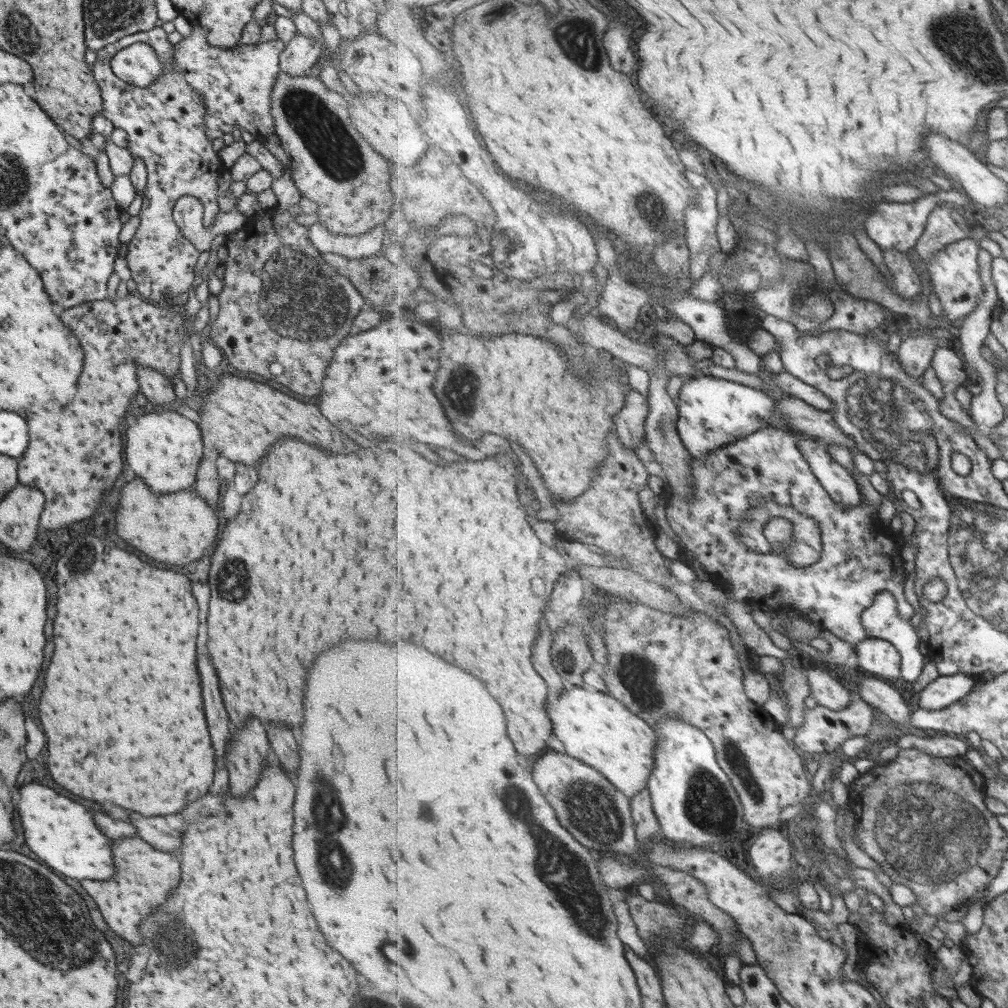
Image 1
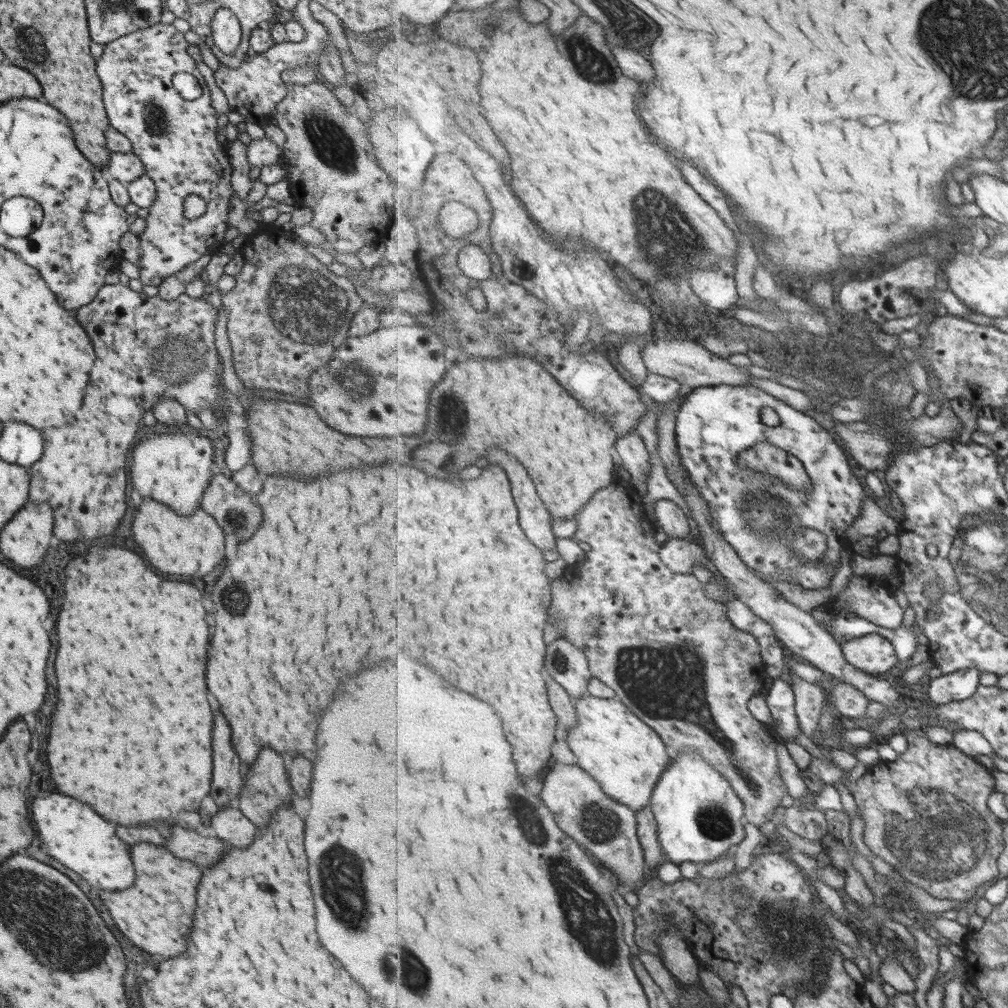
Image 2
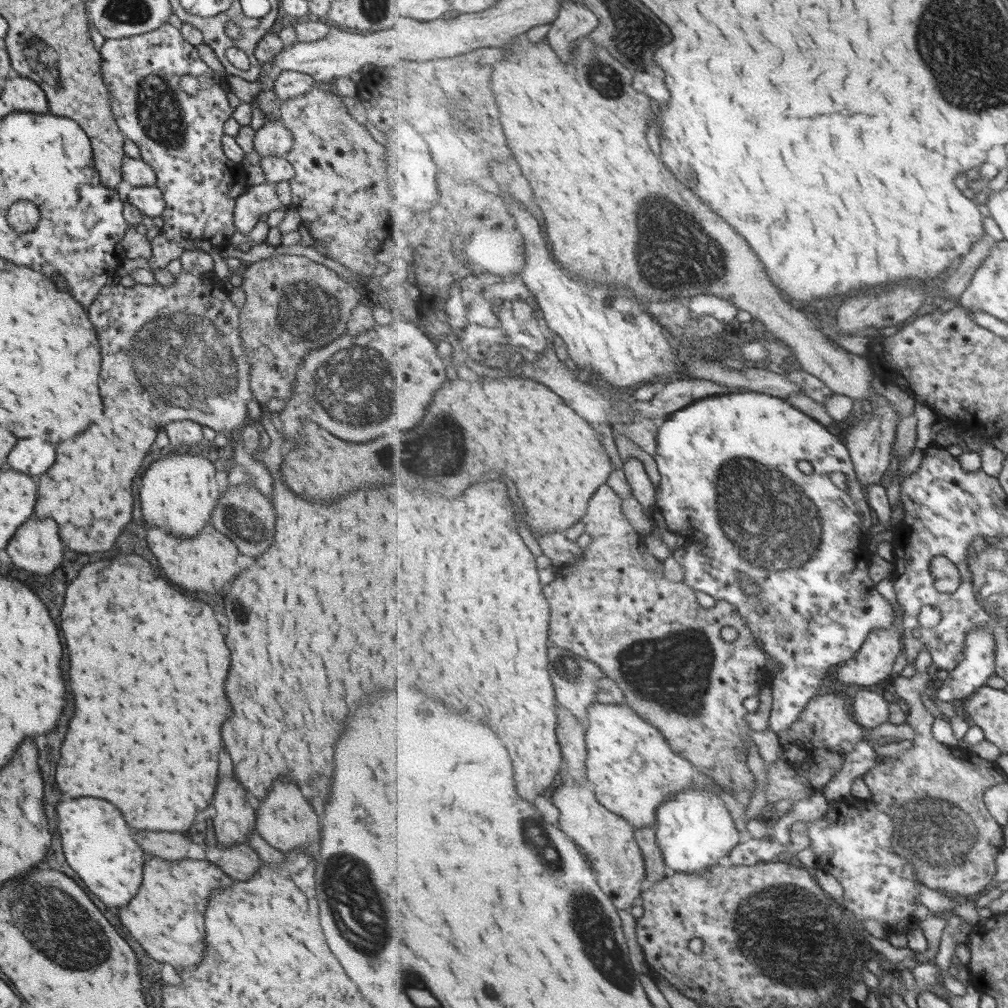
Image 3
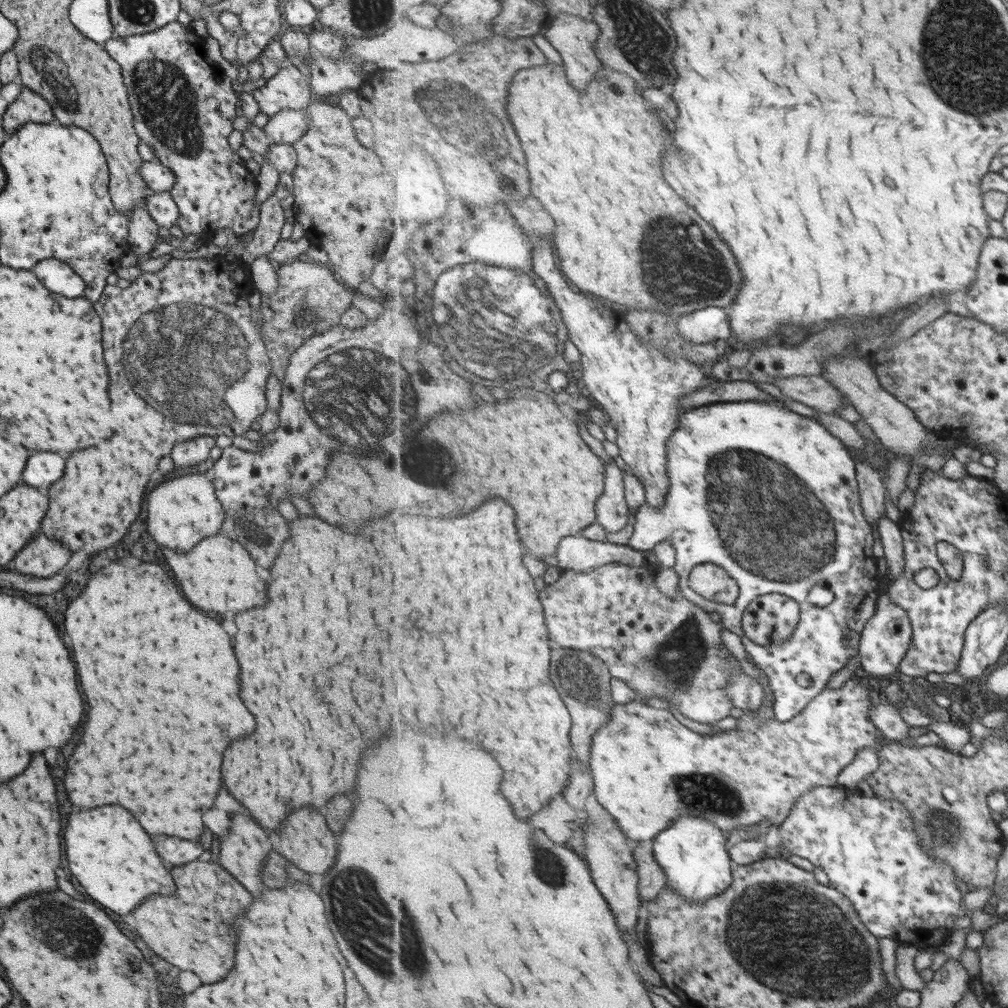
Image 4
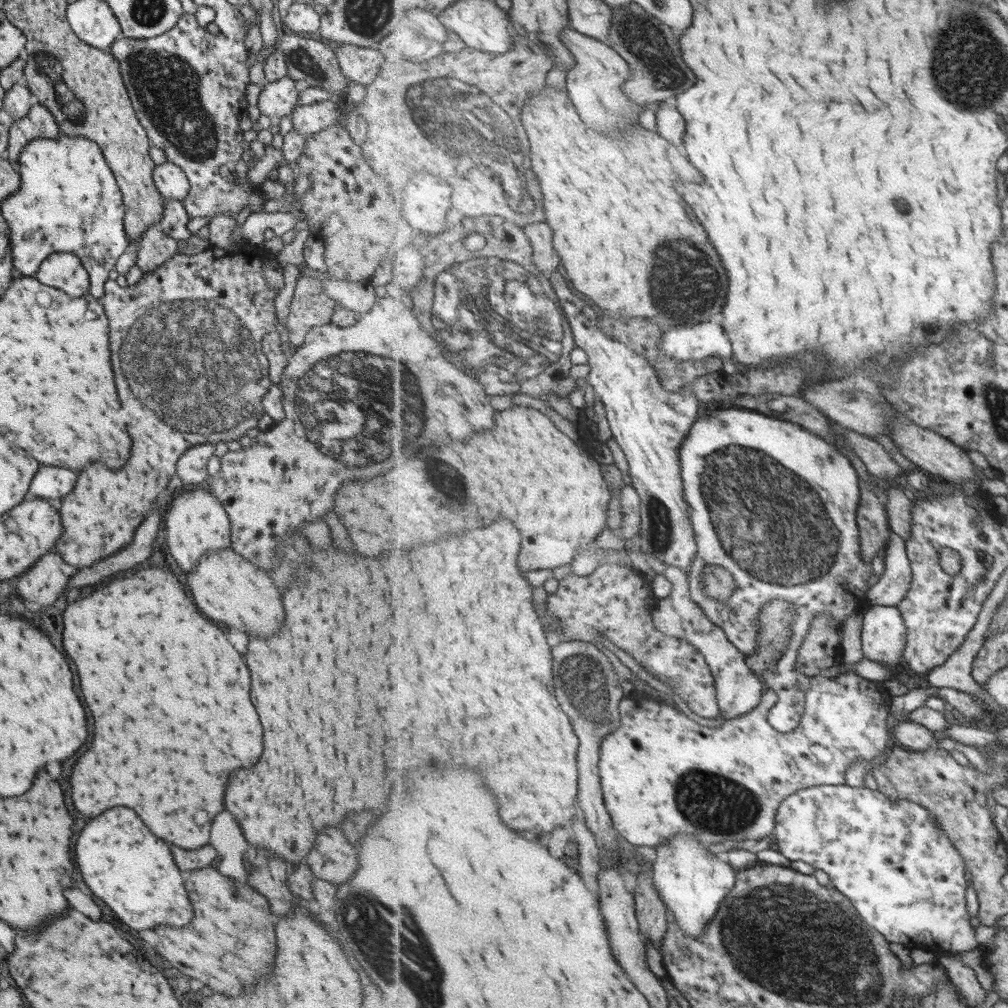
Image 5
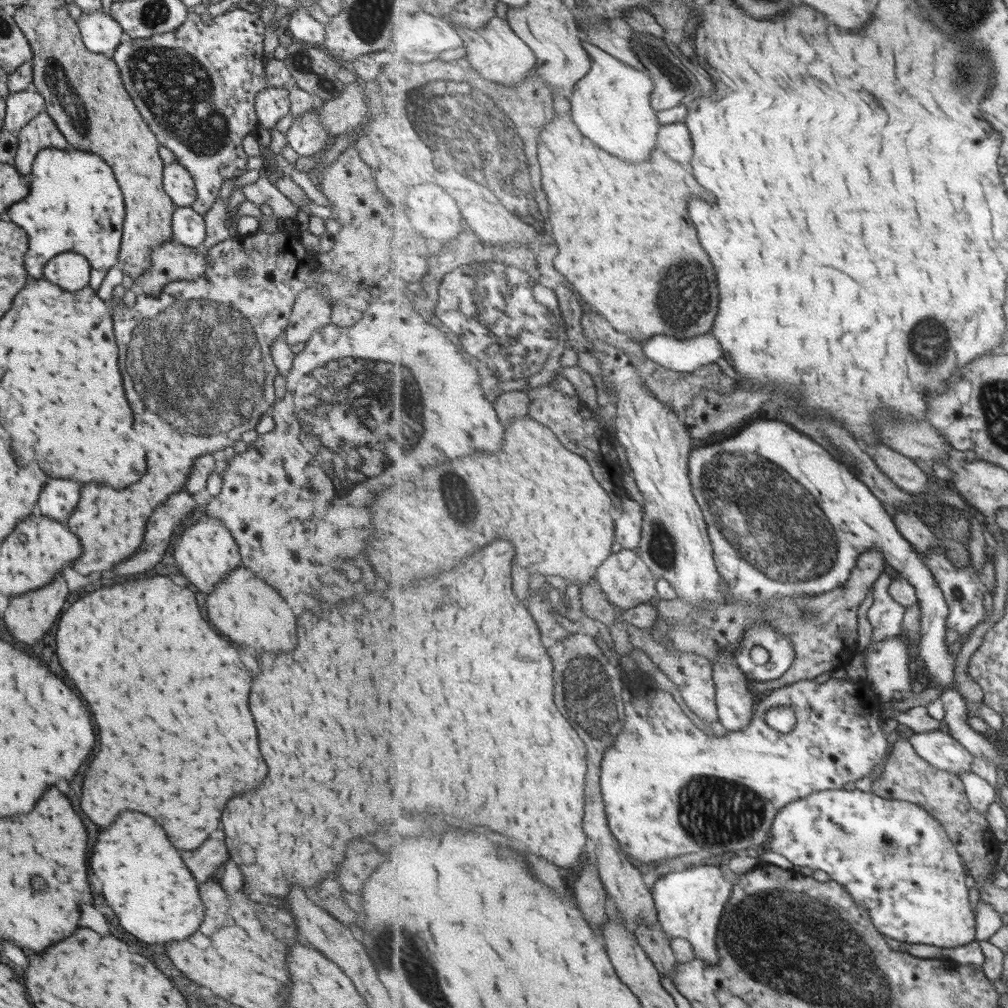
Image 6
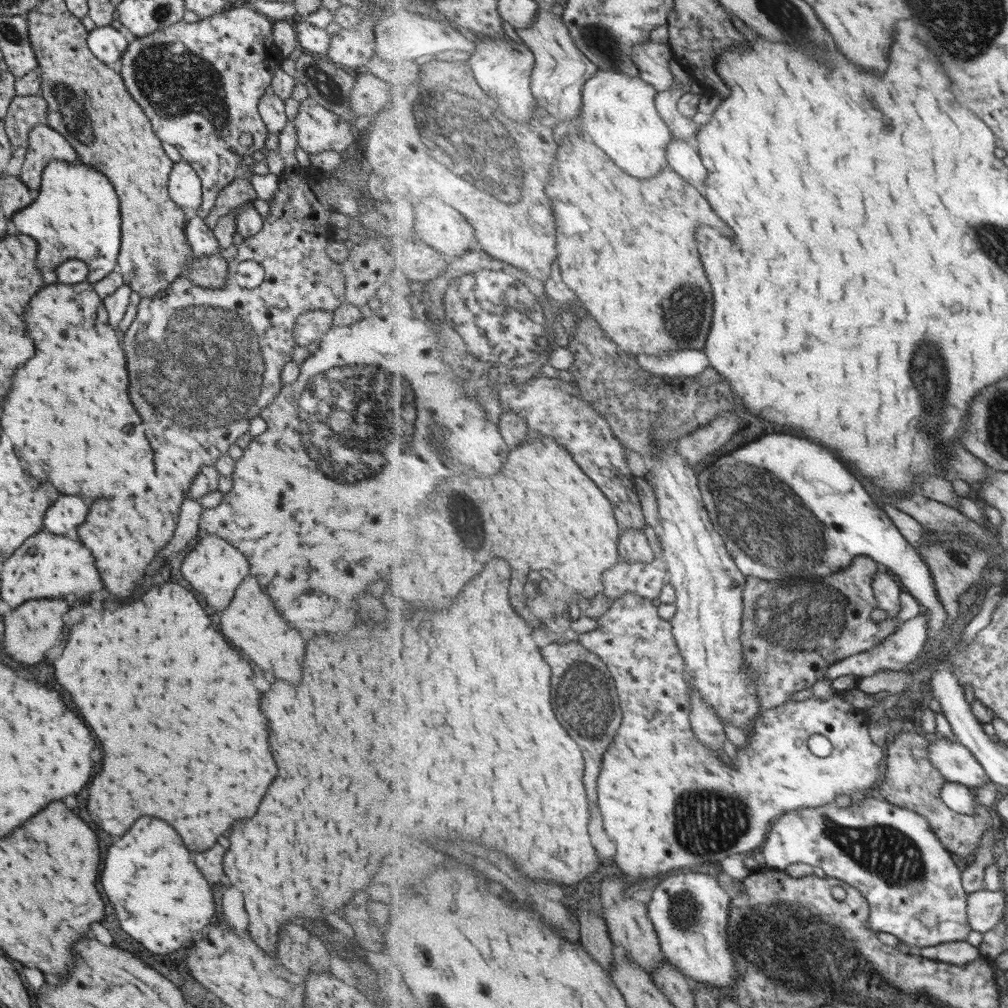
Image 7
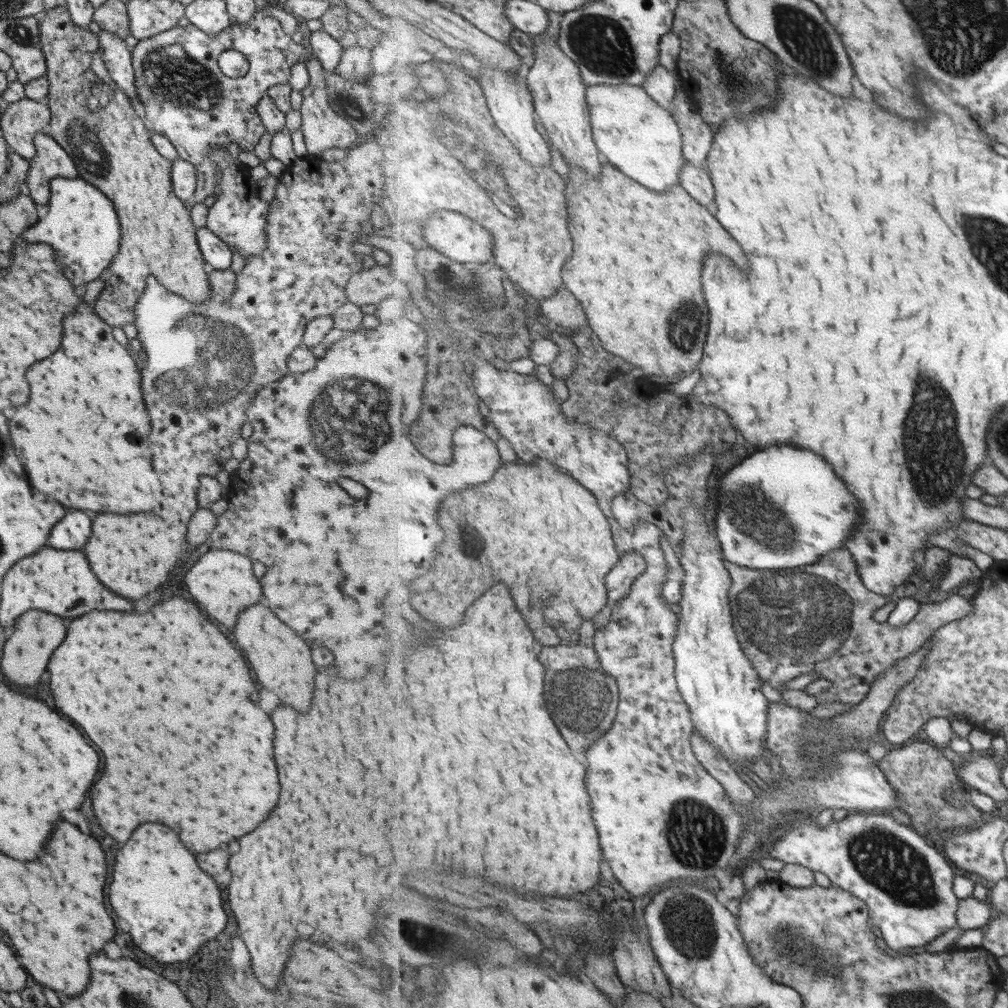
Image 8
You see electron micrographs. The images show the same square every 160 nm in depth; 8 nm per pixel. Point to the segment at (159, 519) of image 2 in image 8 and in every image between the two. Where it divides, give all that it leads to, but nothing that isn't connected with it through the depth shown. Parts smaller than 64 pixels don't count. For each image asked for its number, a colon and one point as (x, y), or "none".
3: (204, 563)
4: (217, 573)
5: (226, 588)
6: (268, 625)
7: (250, 621)
8: (277, 655)

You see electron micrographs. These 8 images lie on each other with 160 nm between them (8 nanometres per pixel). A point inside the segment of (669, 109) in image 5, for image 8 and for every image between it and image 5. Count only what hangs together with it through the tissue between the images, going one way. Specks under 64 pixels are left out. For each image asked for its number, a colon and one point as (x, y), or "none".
6: (675, 139)
7: (684, 158)
8: (698, 181)

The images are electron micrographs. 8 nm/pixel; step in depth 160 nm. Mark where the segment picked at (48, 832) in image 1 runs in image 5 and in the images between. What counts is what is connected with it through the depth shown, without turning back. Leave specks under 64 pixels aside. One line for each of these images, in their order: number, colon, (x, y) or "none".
2: (70, 832)
3: (96, 843)
4: (107, 851)
5: (122, 863)

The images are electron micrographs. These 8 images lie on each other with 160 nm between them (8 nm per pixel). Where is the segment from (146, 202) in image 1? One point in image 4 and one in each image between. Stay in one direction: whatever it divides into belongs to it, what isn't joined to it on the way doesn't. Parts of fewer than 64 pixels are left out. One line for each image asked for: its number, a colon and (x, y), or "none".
2: (175, 140)
3: (178, 136)
4: (184, 115)

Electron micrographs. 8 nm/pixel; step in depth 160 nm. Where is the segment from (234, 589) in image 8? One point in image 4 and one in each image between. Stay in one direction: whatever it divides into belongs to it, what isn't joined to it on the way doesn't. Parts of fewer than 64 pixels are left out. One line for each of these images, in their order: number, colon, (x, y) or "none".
4: (181, 511)
5: (195, 523)
6: (205, 551)
7: (214, 568)

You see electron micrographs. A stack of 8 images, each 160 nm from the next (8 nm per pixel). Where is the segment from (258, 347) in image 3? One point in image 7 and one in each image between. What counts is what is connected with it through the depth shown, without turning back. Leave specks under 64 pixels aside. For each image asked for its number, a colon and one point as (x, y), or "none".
4: (308, 300)
5: (309, 306)
6: (309, 311)
7: (309, 325)

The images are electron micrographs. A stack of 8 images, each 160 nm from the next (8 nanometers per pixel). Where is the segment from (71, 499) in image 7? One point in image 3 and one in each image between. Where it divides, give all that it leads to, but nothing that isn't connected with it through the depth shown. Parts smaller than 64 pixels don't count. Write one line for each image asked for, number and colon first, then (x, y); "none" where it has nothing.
3: (32, 457)
4: (41, 468)
5: (50, 483)
6: (57, 498)

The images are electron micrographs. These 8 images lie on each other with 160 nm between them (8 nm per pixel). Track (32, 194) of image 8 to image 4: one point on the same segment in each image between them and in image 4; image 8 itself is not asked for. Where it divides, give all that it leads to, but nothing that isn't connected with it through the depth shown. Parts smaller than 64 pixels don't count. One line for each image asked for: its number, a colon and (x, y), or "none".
4: (28, 107)
5: (37, 123)
6: (39, 133)
7: (44, 144)

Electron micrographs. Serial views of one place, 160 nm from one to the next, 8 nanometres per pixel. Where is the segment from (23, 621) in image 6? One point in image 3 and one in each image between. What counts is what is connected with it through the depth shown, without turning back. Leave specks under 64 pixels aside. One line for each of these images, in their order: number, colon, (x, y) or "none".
3: (34, 546)
4: (43, 556)
5: (41, 582)

